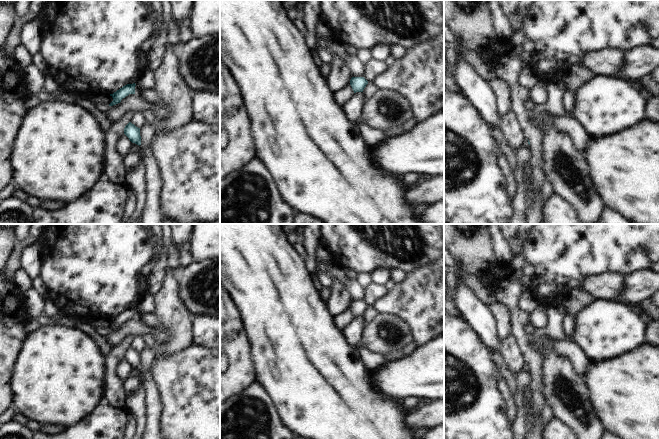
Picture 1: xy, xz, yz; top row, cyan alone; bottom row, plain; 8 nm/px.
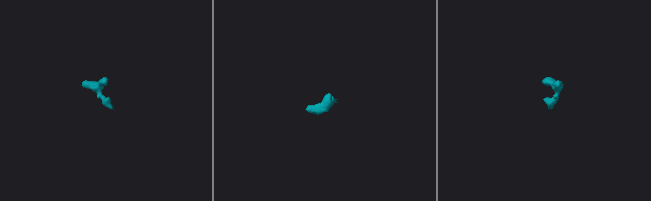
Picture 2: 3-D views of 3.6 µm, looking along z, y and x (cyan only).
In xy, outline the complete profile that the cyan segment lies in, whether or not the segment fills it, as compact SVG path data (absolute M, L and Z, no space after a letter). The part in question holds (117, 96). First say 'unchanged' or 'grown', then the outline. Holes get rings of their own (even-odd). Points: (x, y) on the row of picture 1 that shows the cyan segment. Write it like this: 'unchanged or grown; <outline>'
unchanged; M127 84L114 92L113 94L110 94L110 96L113 98L113 101L109 104L109 106L116 105L121 102L123 98L128 96L129 94L135 94L135 86L136 84Z

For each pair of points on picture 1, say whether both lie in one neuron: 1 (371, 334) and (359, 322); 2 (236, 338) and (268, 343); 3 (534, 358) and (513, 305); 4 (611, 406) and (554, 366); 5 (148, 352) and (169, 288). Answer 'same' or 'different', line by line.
1: different
2: different
3: same
4: different
5: different

